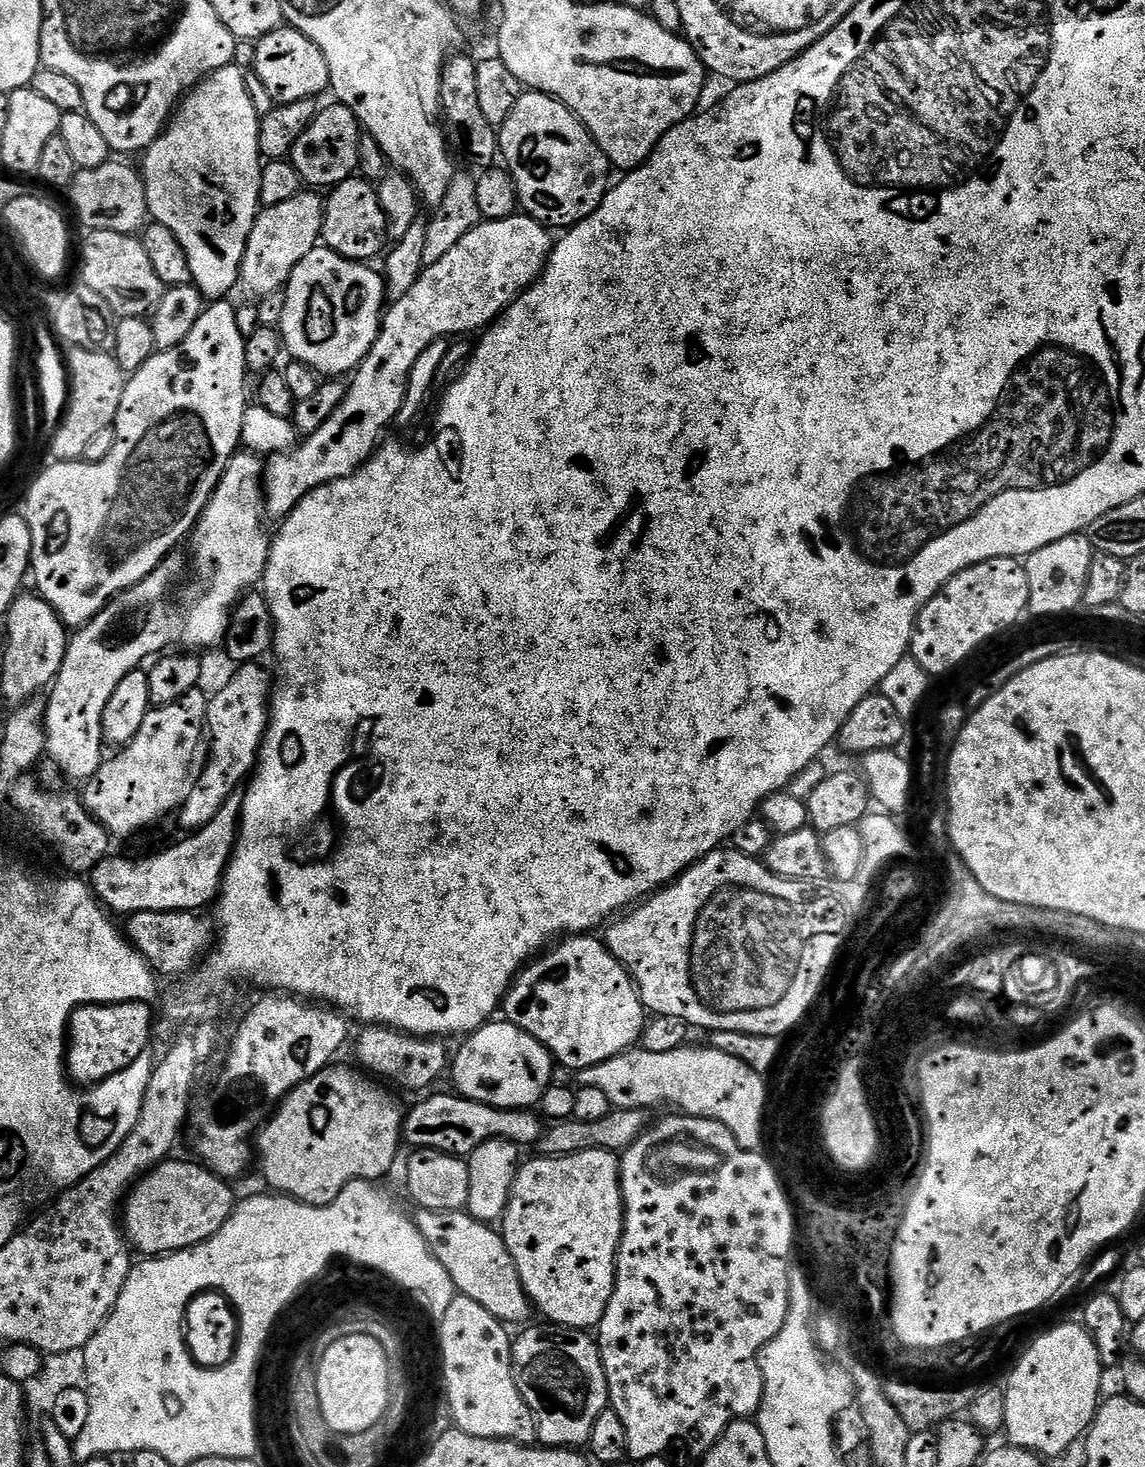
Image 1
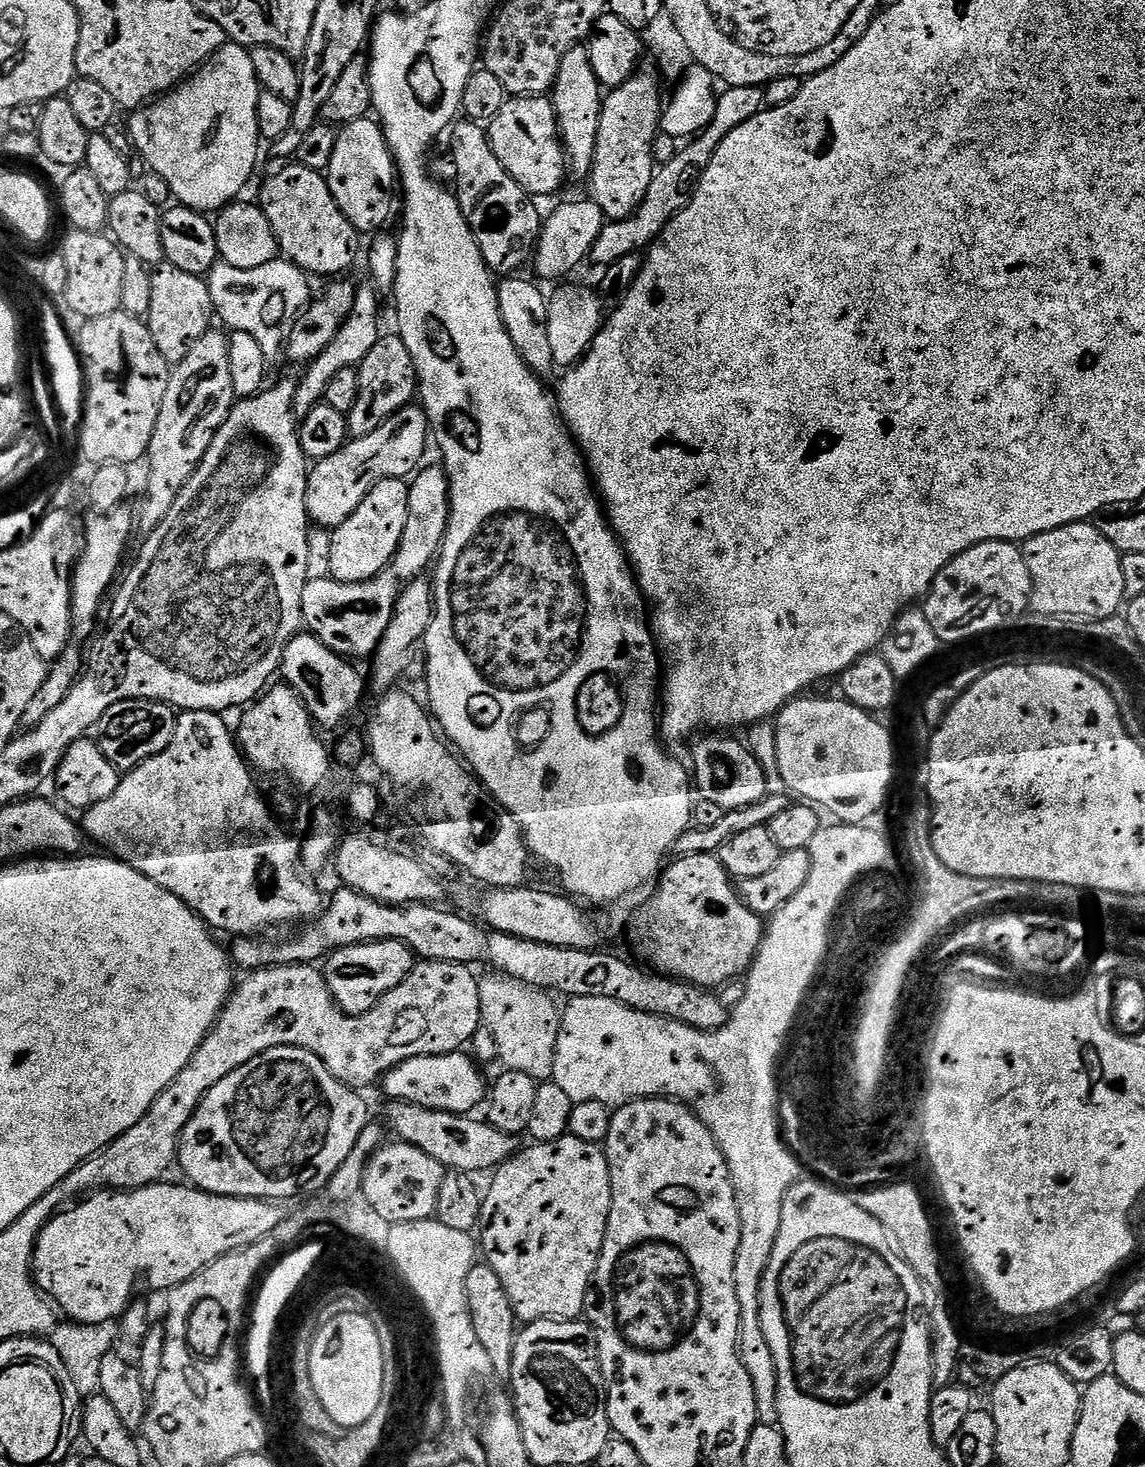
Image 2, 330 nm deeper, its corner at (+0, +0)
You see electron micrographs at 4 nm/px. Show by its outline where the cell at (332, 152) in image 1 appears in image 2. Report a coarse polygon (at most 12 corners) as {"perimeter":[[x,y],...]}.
{"perimeter":[[375,119],[339,129],[326,179],[357,233],[392,216],[398,173]]}

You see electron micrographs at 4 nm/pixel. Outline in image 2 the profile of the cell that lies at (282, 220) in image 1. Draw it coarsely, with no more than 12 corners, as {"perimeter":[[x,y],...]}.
{"perimeter":[[229,333],[171,369],[138,512],[153,532],[238,397]]}

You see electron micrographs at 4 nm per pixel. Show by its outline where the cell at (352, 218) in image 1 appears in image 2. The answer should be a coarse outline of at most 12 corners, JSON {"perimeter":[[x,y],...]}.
{"perimeter":[[299,162],[258,197],[279,251],[336,278],[361,237],[321,173]]}

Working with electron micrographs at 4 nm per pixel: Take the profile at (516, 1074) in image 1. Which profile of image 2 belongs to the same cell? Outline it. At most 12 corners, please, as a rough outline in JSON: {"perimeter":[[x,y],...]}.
{"perimeter":[[463,1051],[415,1056],[384,1075],[389,1101],[475,1113],[481,1065]]}

